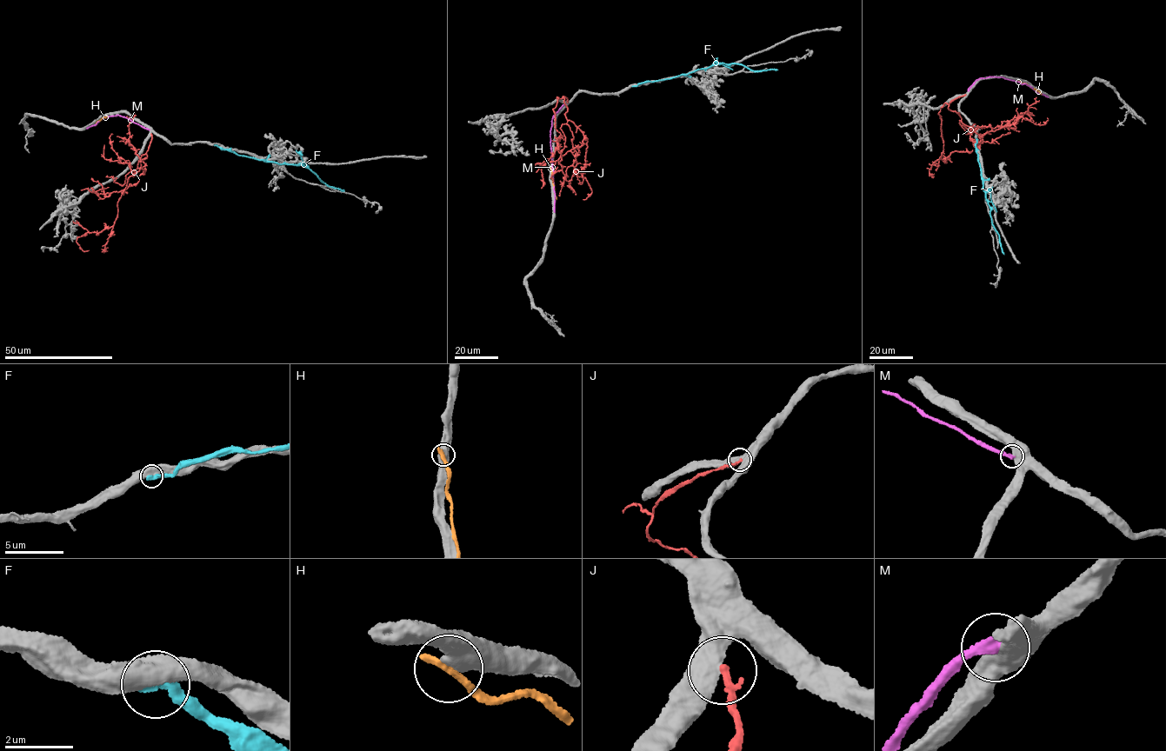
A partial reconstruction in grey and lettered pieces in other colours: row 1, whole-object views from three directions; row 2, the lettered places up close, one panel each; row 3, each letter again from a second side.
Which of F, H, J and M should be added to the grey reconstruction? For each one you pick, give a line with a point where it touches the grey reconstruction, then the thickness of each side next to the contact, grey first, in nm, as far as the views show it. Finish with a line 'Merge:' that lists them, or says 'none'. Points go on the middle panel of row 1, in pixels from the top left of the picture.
Merge: none

